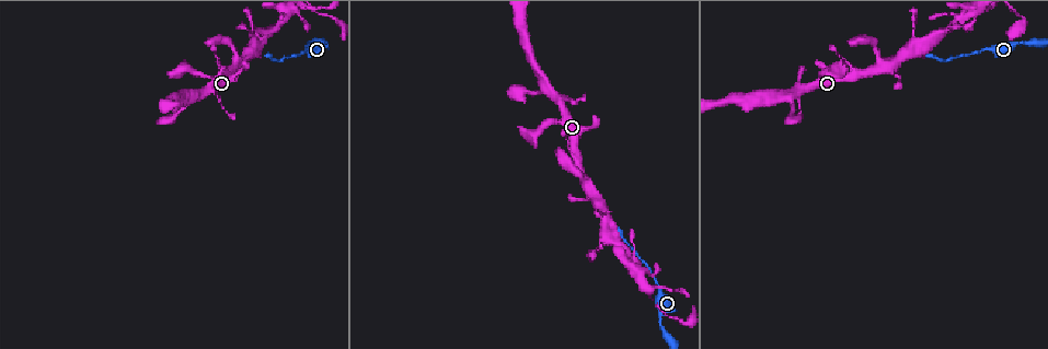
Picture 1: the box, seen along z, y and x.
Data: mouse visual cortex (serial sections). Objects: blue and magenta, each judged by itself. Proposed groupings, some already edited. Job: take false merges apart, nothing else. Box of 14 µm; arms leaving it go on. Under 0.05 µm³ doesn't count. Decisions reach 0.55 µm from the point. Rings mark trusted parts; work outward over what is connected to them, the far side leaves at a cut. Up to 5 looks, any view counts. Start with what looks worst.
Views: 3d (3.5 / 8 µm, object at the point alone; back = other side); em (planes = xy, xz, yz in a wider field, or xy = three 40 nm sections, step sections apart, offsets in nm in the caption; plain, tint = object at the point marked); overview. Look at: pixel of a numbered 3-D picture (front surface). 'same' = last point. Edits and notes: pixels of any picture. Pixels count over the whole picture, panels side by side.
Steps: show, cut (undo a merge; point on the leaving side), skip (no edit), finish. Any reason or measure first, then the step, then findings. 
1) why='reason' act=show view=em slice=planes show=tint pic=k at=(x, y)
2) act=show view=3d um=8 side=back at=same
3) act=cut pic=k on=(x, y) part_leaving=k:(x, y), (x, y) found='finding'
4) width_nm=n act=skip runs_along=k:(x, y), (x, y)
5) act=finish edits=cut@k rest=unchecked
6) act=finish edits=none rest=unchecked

why='looks like a crossing' act=show view=3d um=8 pic=1 at=(584, 181)

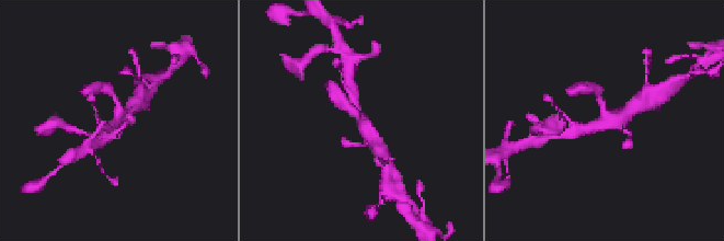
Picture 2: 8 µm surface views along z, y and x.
act=show view=3d um=3.5 pic=2 at=(116, 120)

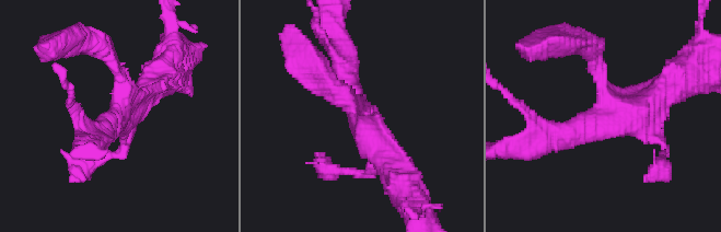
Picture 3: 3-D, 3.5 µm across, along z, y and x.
act=skip found='continuous, no second cell'

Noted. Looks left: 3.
why='sudden change in width' act=show view=3d um=3.5 pic=1 at=(979, 51)

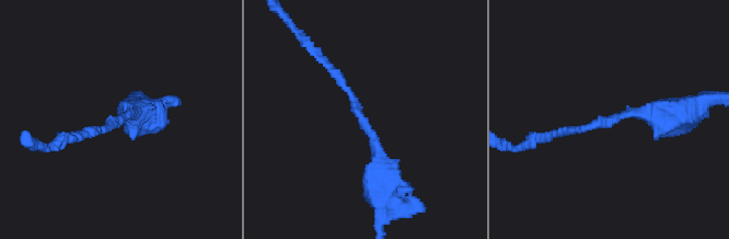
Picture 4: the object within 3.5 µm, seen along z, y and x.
act=skip runs_along=4:(391, 189), (371, 129), (331, 68) found='continuous, no second cell'

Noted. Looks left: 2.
act=finish edits=none rest=unchecked

